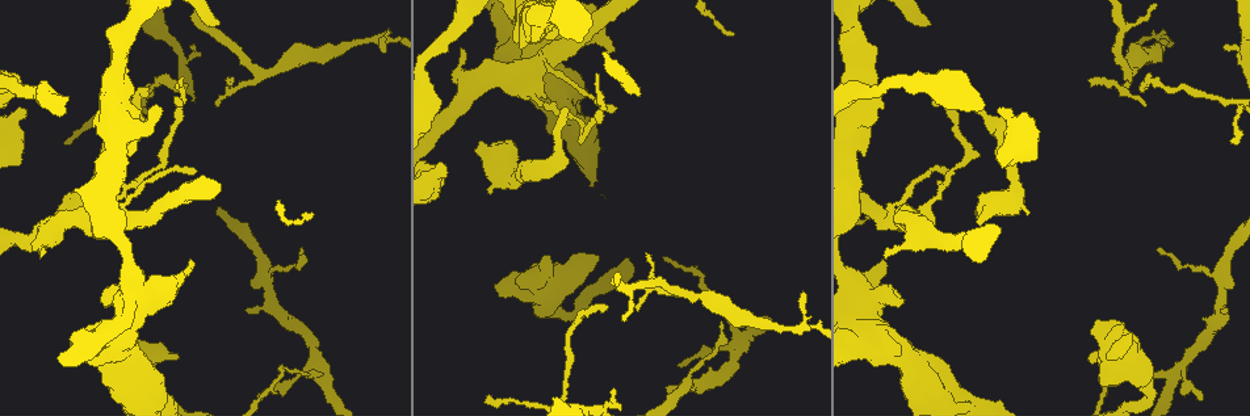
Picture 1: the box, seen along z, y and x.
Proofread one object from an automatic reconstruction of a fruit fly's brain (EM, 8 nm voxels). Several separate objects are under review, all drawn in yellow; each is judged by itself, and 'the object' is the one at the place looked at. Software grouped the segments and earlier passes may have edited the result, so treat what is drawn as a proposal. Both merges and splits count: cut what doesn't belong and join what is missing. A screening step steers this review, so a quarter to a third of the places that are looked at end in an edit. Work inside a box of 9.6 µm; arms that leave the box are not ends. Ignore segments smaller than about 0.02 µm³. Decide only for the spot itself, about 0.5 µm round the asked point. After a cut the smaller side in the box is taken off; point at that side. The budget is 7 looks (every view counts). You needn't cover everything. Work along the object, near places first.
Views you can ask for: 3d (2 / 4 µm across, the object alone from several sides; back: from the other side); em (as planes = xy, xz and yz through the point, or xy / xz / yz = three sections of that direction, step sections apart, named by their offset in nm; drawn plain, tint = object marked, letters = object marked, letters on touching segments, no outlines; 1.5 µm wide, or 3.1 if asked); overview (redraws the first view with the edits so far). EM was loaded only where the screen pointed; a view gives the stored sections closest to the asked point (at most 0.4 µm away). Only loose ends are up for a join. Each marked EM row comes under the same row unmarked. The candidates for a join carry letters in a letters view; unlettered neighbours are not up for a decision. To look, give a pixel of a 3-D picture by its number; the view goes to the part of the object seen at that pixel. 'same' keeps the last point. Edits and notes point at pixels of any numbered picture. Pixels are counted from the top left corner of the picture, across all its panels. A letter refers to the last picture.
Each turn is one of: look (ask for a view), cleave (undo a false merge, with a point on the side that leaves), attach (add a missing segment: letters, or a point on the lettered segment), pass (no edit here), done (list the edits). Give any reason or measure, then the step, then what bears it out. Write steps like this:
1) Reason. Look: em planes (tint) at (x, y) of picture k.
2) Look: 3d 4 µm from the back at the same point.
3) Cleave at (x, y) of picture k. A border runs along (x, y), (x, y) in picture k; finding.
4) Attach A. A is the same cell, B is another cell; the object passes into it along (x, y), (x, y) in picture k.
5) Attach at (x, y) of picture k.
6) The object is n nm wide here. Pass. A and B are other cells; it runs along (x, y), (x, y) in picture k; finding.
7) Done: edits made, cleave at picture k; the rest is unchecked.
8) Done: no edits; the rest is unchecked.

Free end. Look: 3d 4 µm at (1126, 51) of picture 1.

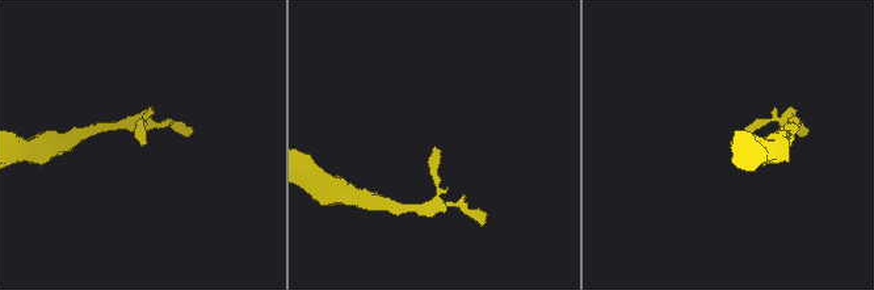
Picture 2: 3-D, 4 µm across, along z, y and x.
Look: em planes (letters) at (139, 141) of picture 2.

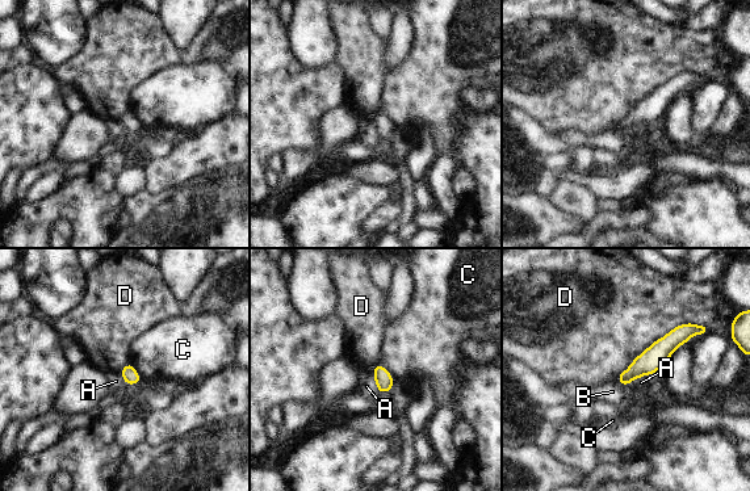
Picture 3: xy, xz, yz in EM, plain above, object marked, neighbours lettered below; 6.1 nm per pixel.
Pass. A, B, C and D are other cells; a border runs along (372, 372), (378, 391) in picture 3; no lettered segment goes on from it.

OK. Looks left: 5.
Look: 3d 4 µm at (564, 107) of picture 1.

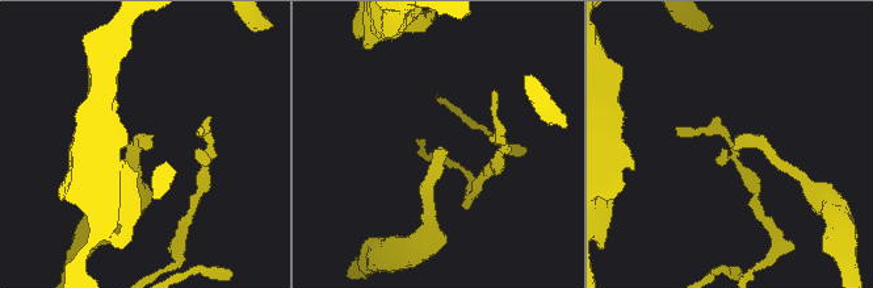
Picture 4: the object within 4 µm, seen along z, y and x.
Look: em yz step 8 (letters) at (150, 149) of picture 4.

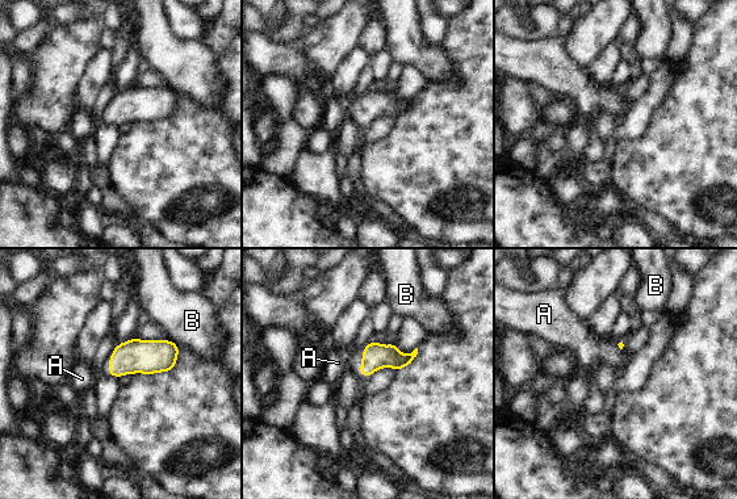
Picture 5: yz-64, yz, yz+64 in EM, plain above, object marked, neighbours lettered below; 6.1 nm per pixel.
Look: em planes (letters) at the same point.

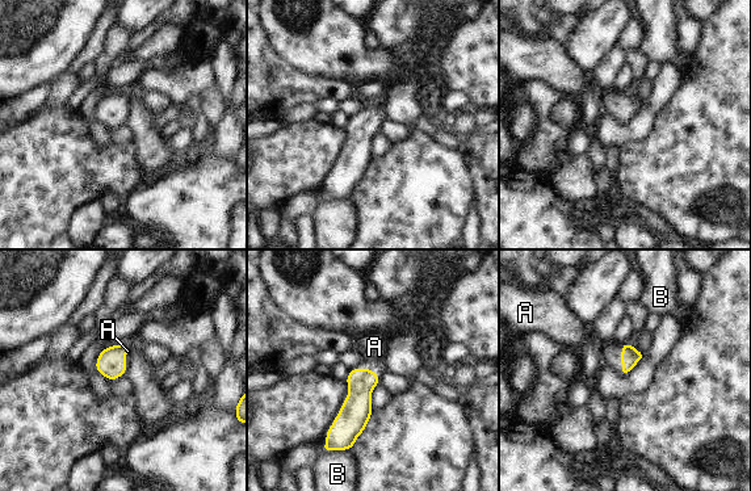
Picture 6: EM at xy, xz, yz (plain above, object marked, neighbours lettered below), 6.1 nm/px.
Attach A. A is the same cell, B is another cell; the object passes into it along (629, 359), (620, 360), (596, 357) in picture 6; the neuron continues.

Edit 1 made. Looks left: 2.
Stops while still wide. Look: em planes (letters) at (896, 344) of picture 1.

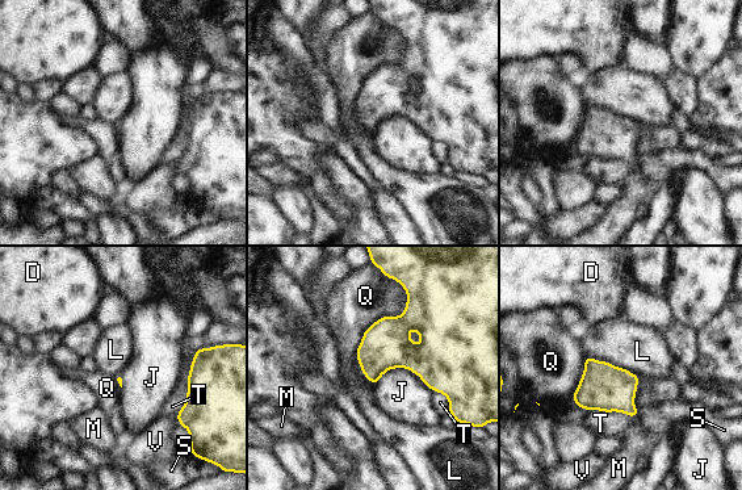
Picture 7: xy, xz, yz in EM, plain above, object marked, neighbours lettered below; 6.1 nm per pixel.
The longest contact is with Q, 500 nm. Pass. D, J, L, M, Q, S, T and V are other cells; a border runs along (585, 356), (607, 360), (640, 377) in picture 7; none of them fits.

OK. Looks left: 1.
Done: edits made, attach at picture 6; the rest is unchecked.

